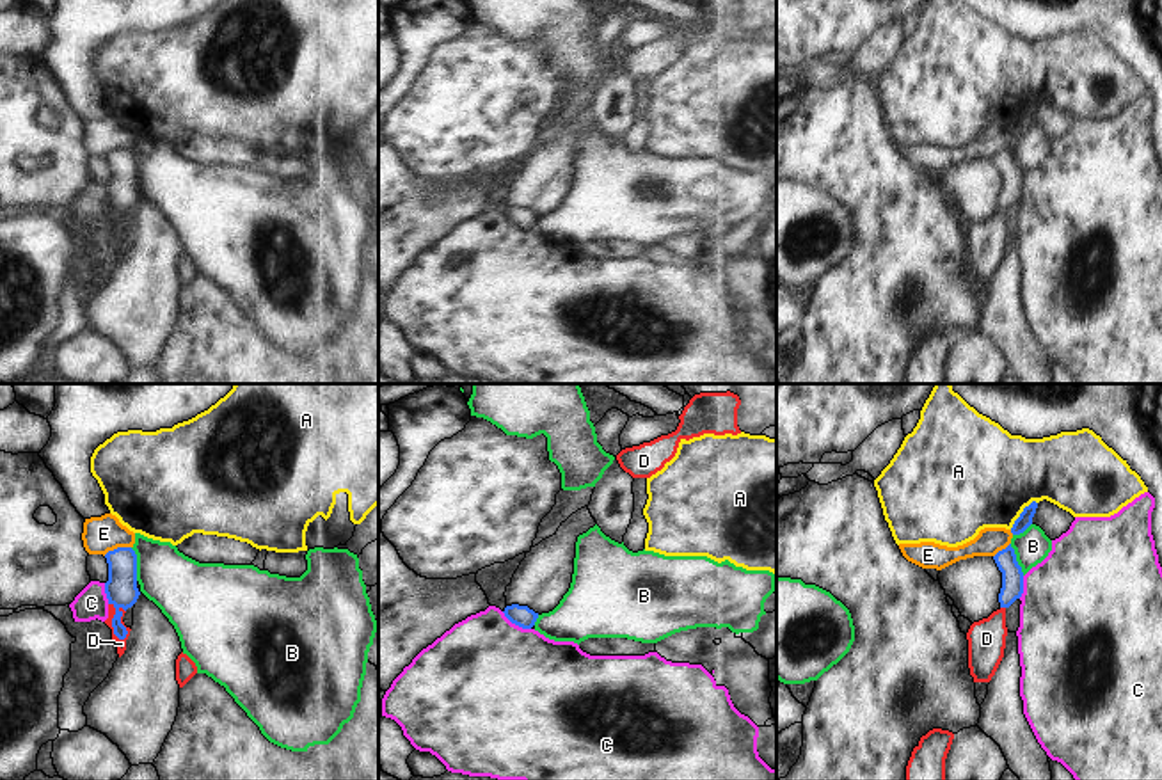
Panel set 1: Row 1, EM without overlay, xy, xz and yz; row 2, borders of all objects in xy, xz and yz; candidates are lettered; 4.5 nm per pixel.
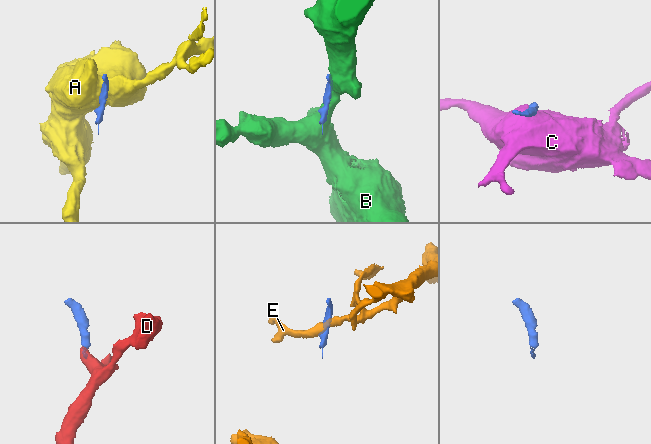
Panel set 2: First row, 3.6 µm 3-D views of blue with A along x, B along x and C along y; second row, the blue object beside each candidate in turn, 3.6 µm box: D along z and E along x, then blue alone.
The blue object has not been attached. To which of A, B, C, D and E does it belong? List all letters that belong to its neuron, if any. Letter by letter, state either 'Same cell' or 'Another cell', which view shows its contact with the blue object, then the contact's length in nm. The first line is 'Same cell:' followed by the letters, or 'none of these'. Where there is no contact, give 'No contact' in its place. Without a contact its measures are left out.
Same cell: D
A: Another cell. Touches blue in yz. Shared border 180 nm
B: Another cell. Touches blue in xy. Shared border 160 nm
C: Another cell. Touches blue in xz. Shared border 160 nm
D: Same cell. Touches blue in xy. Shared border 190 nm
E: Another cell. Touches blue in xy. Shared border 130 nm.

